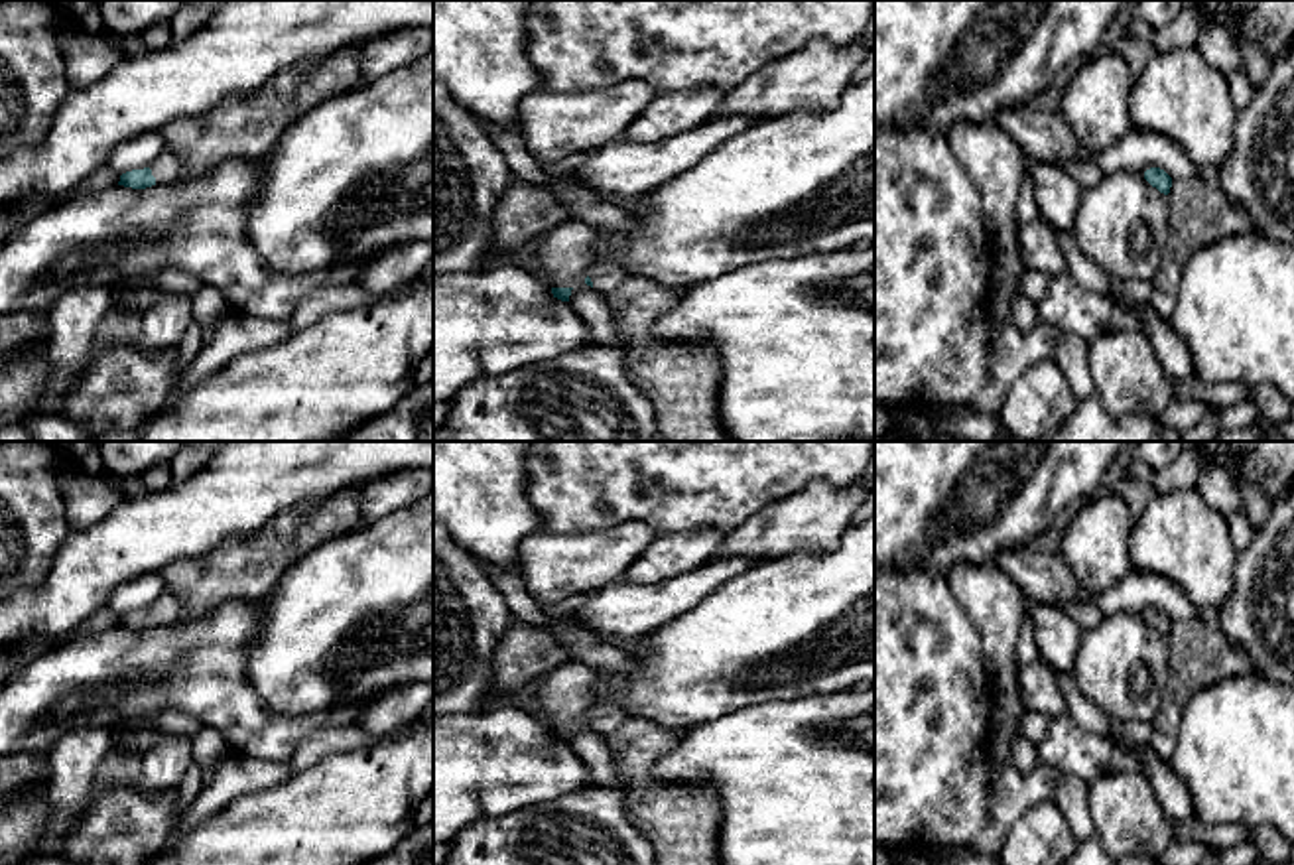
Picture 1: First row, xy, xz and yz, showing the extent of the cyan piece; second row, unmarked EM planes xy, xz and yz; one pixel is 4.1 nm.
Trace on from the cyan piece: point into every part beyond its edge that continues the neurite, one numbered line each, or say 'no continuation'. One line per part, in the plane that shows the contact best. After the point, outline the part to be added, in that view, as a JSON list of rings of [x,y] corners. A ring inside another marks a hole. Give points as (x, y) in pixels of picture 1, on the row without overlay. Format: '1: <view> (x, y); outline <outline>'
1: xy (166, 609); outline [[[163,589],[158,601],[150,607],[158,627],[173,625],[181,619],[181,599],[171,589]]]

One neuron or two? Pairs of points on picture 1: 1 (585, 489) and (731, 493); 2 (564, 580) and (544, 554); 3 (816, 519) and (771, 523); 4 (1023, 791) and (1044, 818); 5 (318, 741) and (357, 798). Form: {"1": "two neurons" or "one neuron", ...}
{"1": "one neuron", "2": "one neuron", "3": "one neuron", "4": "two neurons", "5": "two neurons"}

